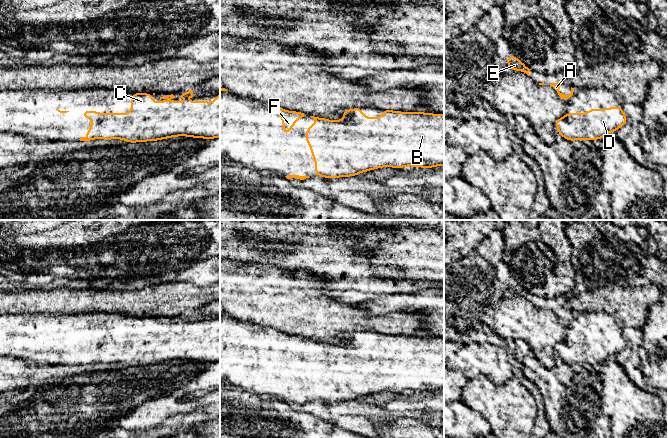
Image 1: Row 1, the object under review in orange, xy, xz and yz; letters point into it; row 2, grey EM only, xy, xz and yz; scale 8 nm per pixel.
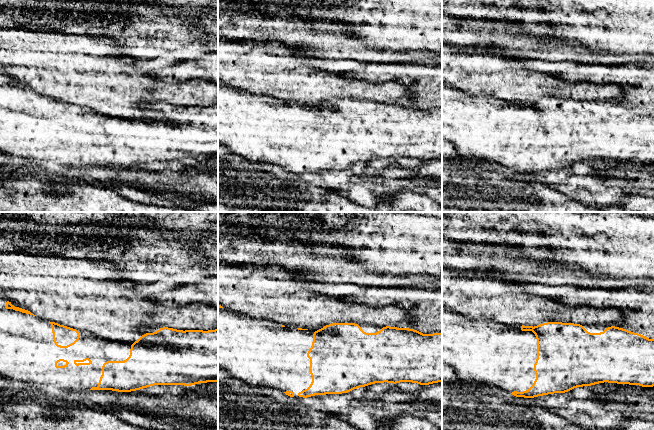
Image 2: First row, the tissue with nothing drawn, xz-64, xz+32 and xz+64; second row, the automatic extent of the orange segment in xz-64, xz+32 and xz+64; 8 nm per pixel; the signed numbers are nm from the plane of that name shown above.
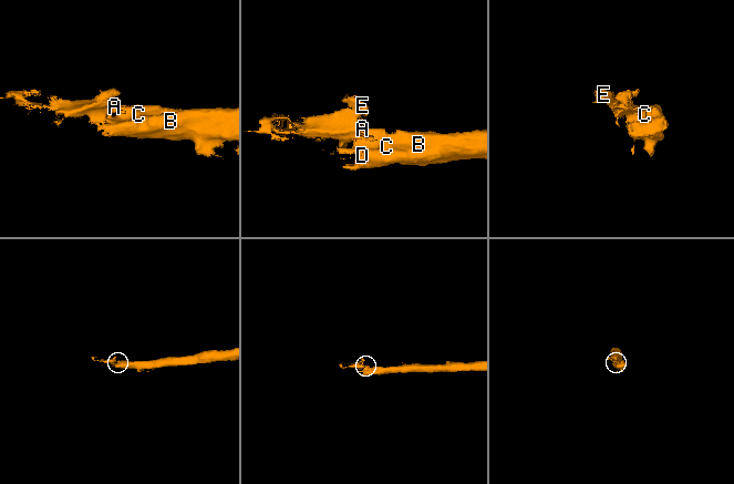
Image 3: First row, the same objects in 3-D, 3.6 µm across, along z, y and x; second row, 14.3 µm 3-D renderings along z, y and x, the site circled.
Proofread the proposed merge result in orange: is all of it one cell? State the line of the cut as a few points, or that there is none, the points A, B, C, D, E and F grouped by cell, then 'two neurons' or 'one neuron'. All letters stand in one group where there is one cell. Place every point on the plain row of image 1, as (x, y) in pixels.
cut none; groups A B C D E F; one neuron

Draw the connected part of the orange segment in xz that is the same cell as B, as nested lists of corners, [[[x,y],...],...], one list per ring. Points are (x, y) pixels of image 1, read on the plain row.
[[[363,332],[346,333],[343,335],[344,343],[337,345],[310,340],[315,344],[315,349],[307,351],[305,363],[315,384],[315,400],[333,403],[357,400],[361,396],[382,391],[401,393],[405,390],[412,390],[427,393],[444,390],[443,338],[382,334],[382,341],[364,341]]]

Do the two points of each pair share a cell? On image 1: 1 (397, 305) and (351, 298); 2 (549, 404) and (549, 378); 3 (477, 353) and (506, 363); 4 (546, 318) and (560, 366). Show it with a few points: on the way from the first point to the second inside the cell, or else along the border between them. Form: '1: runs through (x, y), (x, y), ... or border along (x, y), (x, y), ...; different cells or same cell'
1: runs through (386, 304), (379, 304), (370, 297), (362, 298); same cell
2: runs through (551, 398), (551, 384); same cell
3: runs through (484, 359), (499, 363); same cell
4: border along (558, 357), (551, 369); different cells

